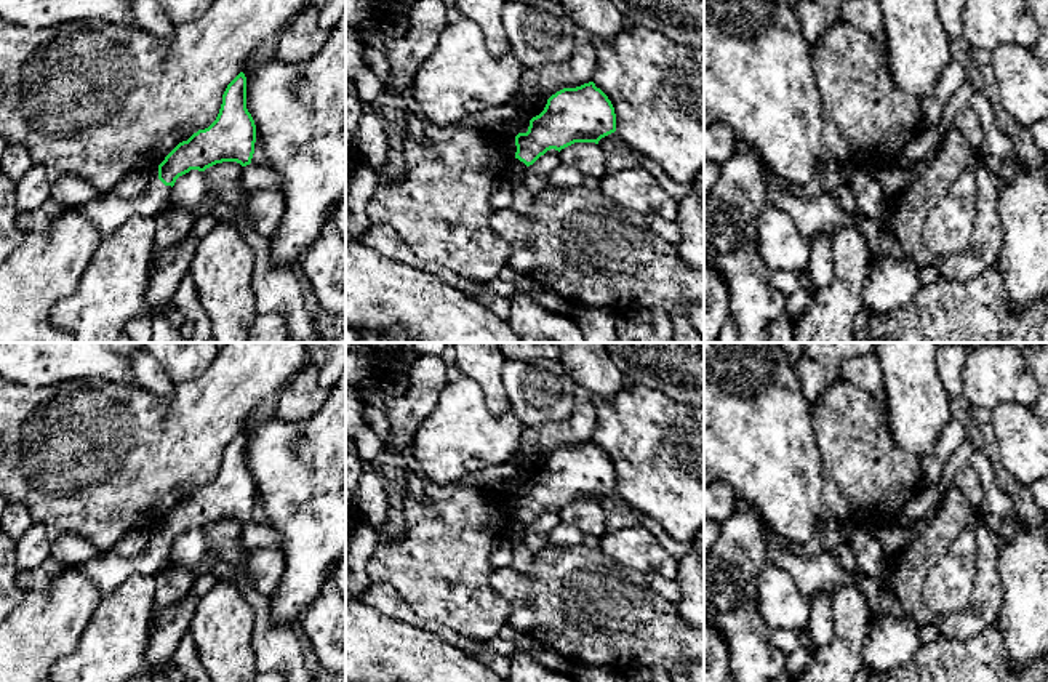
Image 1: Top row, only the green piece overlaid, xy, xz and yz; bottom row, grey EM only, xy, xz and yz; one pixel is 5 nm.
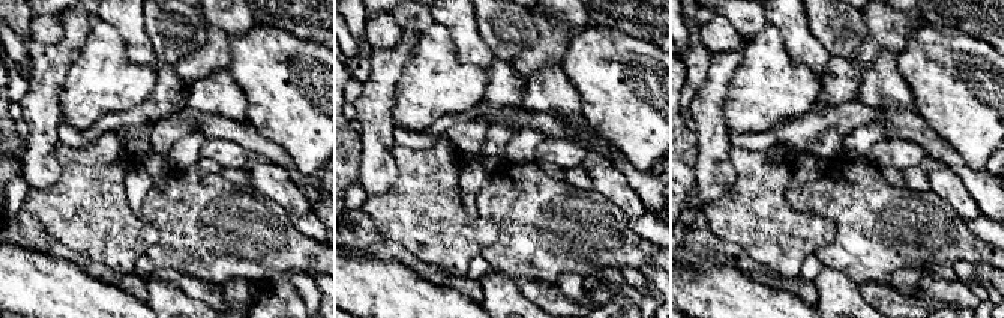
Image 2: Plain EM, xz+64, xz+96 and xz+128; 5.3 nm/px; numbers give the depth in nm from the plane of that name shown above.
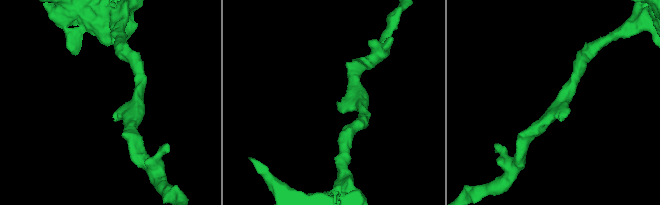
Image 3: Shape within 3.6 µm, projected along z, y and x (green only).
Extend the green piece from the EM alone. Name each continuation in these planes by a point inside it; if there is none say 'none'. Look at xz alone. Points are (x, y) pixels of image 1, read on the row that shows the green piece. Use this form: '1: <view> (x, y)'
1: xz (522, 127)

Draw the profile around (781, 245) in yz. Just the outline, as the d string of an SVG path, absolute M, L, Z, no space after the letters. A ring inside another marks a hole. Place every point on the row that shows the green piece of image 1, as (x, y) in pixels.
M768 207L757 221L757 247L773 271L803 272L808 267L813 242L800 234L792 216Z

